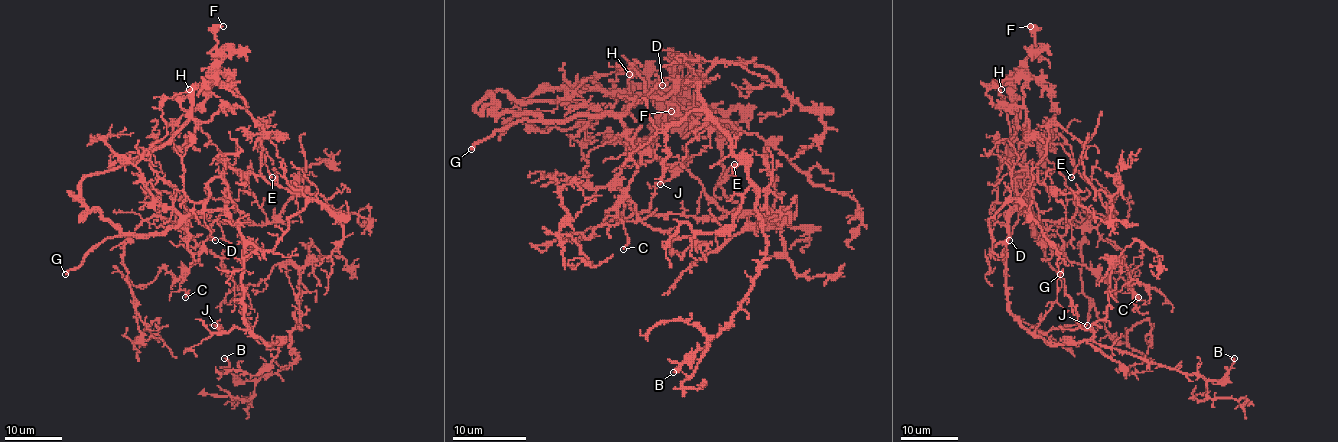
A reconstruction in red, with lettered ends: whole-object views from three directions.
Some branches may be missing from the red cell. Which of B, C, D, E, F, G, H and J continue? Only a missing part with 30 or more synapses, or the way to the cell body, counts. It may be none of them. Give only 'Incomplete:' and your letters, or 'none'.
Incomplete: G, J

